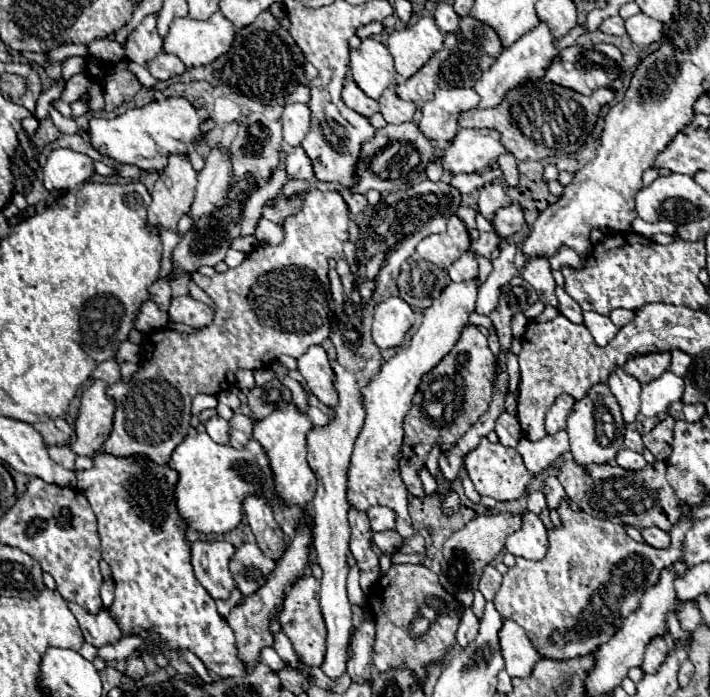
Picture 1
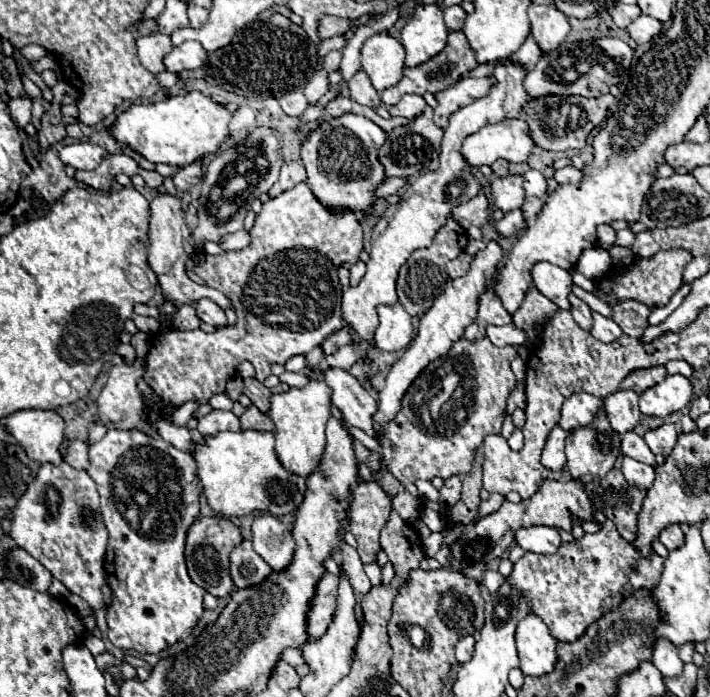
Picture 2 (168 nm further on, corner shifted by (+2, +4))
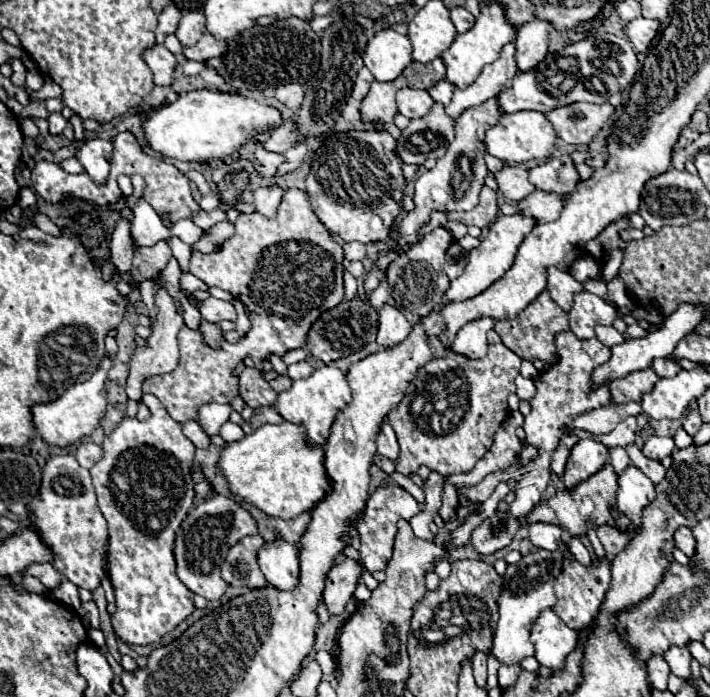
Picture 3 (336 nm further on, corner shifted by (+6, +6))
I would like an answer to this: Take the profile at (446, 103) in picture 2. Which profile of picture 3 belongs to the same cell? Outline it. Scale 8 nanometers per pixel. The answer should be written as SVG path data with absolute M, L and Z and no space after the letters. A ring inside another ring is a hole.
M510 42L502 48L502 54L498 56L498 60L484 66L482 74L474 84L470 84L466 90L454 90L452 102L446 106L446 114L450 114L452 118L458 118L464 110L480 106L482 102L508 90L512 86L514 74L516 74L514 44Z

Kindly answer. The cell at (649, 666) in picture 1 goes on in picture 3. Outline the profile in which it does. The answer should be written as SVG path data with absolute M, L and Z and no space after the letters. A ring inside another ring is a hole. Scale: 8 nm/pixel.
M670 646L670 650L664 652L664 658L670 664L670 670L674 676L678 678L690 678L690 662L692 662L692 654L686 646Z

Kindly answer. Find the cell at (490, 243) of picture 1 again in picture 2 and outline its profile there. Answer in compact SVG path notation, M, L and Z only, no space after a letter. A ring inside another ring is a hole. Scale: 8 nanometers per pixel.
M514 210L514 212L508 212L502 220L494 222L494 228L498 232L500 238L508 238L512 234L516 234L518 230L524 228L524 220L522 220L522 210Z

